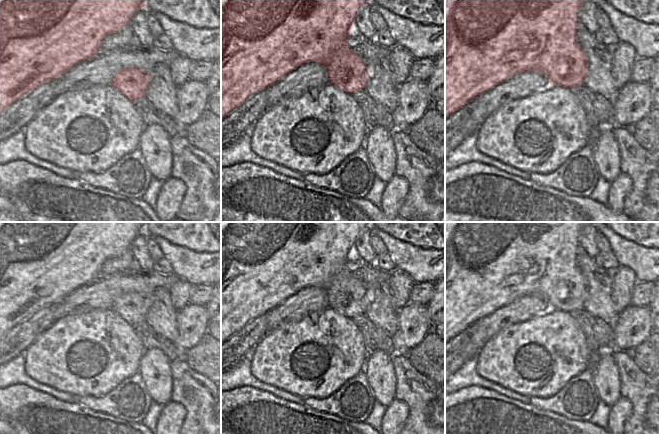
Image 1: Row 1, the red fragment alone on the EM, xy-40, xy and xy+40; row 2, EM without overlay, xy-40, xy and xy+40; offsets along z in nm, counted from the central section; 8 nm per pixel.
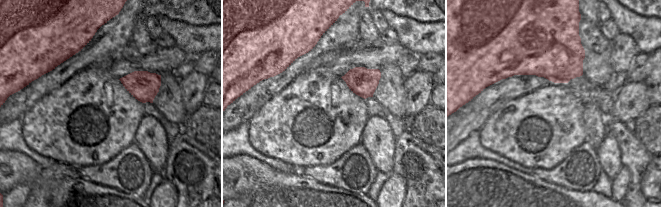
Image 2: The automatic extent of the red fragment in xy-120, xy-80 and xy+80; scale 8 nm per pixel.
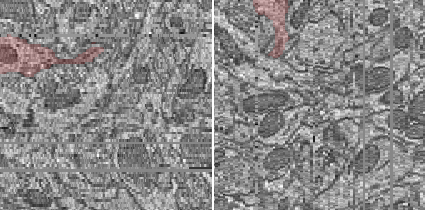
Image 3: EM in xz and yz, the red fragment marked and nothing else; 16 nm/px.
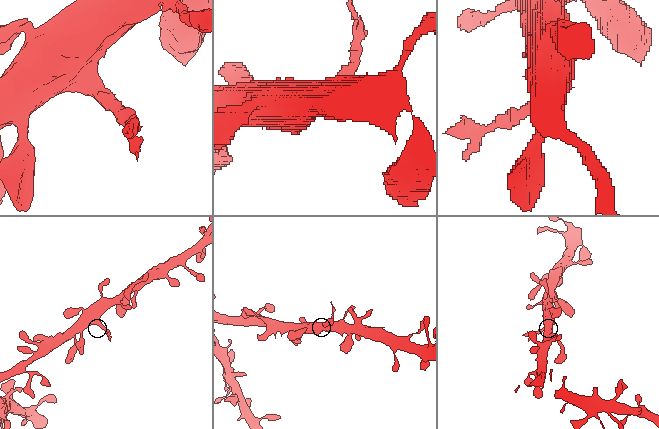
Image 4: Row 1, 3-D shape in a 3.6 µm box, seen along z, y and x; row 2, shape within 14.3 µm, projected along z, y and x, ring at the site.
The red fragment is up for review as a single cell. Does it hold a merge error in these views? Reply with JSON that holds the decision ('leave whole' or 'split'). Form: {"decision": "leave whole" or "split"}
{"decision": "split"}

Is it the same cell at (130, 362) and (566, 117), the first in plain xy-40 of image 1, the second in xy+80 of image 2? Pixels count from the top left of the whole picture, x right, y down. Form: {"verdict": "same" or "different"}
{"verdict": "same"}

